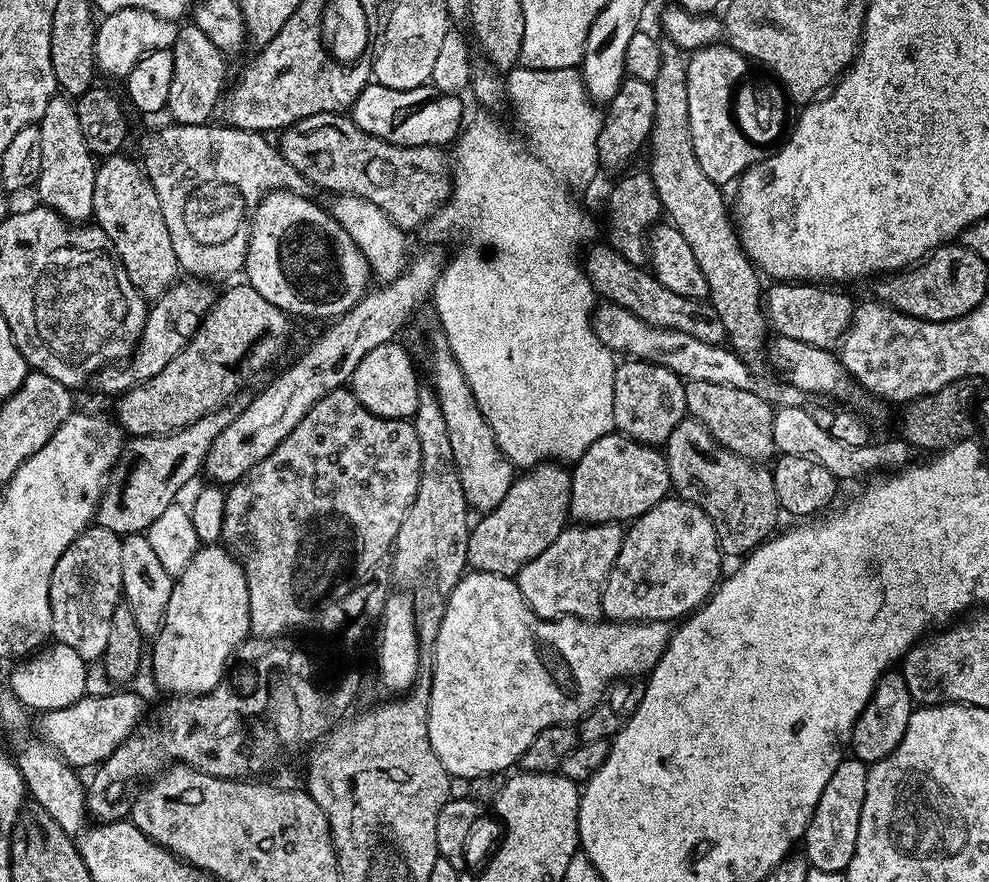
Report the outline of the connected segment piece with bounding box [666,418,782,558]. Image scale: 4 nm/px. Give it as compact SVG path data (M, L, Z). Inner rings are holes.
M685 418L678 422L670 430L666 455L675 495L697 504L712 519L725 557L743 557L777 531L776 519L782 516L782 509L771 471L720 444L701 420Z

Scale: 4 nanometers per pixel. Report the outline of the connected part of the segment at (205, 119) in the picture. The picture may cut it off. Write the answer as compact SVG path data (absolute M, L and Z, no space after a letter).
M188 22L185 28L181 27L176 33L176 40L173 42L170 49L172 57L174 58L174 78L170 78L170 94L168 95L168 106L166 109L167 115L172 115L171 119L177 124L206 124L213 119L212 108L208 104L204 104L204 84L212 84L212 92L216 96L223 97L226 92L226 87L224 88L224 62L226 62L226 56L220 52L217 46L198 28L193 22Z

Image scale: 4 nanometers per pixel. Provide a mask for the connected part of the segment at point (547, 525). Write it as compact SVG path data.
M560 462L536 464L523 474L517 475L510 490L506 490L506 498L502 498L496 508L483 513L477 524L475 521L471 525L468 533L468 568L473 572L515 577L522 570L522 566L526 566L526 562L538 558L538 554L542 554L542 550L546 550L546 546L550 546L550 542L554 542L554 538L558 538L558 534L562 534L569 527L571 490L571 471Z

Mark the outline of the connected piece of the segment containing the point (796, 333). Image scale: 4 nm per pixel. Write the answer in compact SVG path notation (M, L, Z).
M776 282L771 286L766 292L766 315L779 335L819 348L828 348L844 339L854 311L854 300L846 293L827 292L827 287L812 282Z

